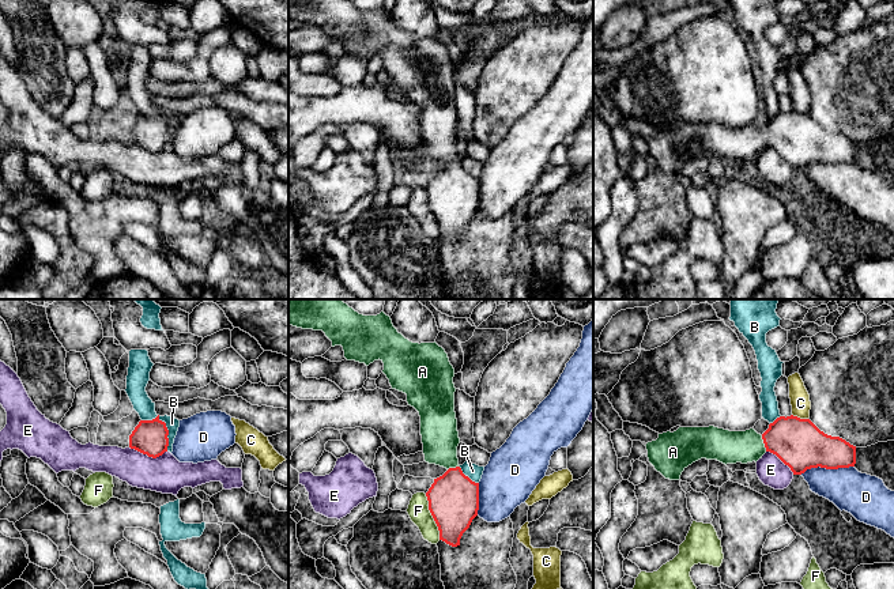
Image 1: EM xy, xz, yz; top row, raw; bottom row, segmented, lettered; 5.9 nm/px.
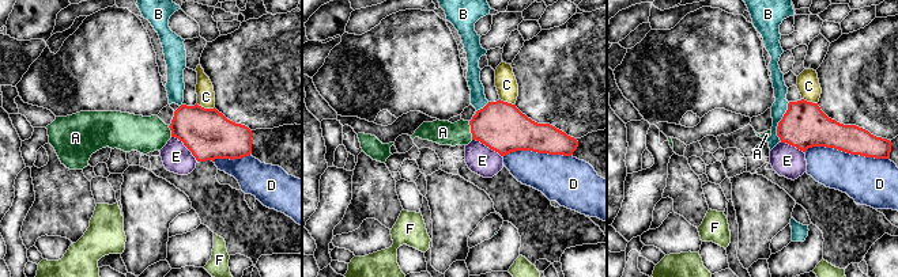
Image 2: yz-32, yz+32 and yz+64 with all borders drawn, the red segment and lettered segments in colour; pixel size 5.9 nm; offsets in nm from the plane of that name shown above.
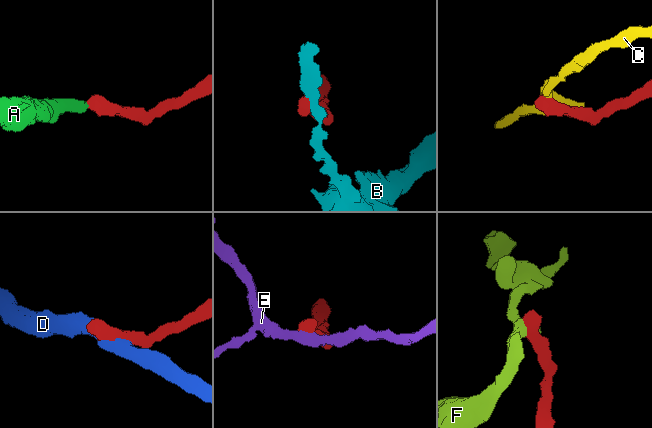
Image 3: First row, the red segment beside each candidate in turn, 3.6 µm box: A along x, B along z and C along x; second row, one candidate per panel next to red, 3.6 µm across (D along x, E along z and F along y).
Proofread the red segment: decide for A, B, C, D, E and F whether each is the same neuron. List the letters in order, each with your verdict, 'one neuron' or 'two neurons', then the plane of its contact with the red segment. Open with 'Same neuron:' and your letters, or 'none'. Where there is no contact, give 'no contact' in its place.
Same neuron: A
A: one neuron; contact in yz
B: two neurons; contact in xy
C: two neurons; contact in yz
D: two neurons; contact in yz
E: two neurons; contact in xy
F: two neurons; contact in xz

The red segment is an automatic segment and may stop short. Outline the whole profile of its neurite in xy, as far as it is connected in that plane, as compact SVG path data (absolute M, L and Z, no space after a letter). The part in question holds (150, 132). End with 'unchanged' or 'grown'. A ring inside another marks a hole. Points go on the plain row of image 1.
M159 110L152 116L140 116L129 131L129 143L156 154L167 147L169 125Z; unchanged

